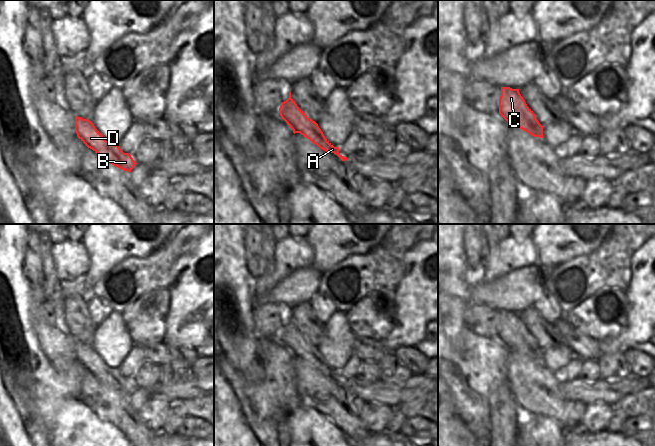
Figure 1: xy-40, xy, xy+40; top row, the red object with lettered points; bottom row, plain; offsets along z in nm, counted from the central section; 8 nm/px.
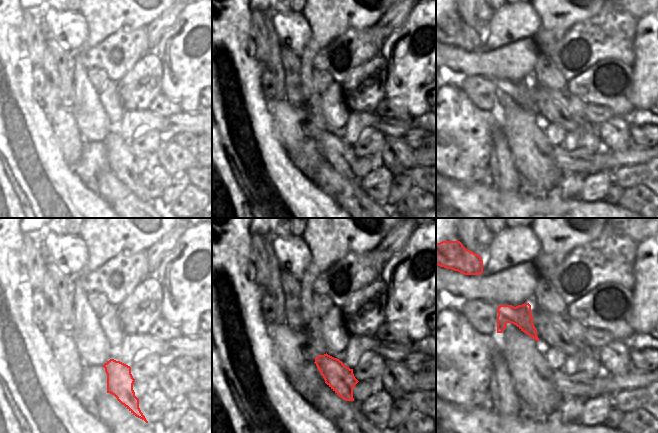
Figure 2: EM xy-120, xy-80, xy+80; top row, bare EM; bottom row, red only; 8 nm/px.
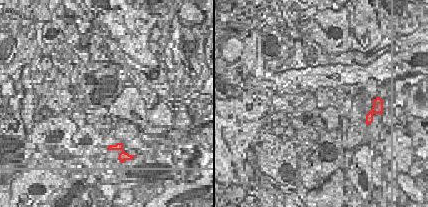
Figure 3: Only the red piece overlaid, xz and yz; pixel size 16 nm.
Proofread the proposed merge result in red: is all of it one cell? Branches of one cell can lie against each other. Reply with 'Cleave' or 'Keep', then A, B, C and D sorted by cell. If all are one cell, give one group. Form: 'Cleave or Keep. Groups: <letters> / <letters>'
Cleave. Groups: A B D / C

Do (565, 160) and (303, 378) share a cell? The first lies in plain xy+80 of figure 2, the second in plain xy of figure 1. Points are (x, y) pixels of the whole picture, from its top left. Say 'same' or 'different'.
different

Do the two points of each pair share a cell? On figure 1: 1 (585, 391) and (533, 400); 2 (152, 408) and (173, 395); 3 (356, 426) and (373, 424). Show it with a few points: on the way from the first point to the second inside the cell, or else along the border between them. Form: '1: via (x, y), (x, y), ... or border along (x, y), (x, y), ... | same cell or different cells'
1: border along (558, 379), (558, 389), (568, 401) | different cells
2: border along (151, 396), (165, 398), (171, 404) | different cells
3: border along (358, 415), (364, 427), (370, 433) | different cells

